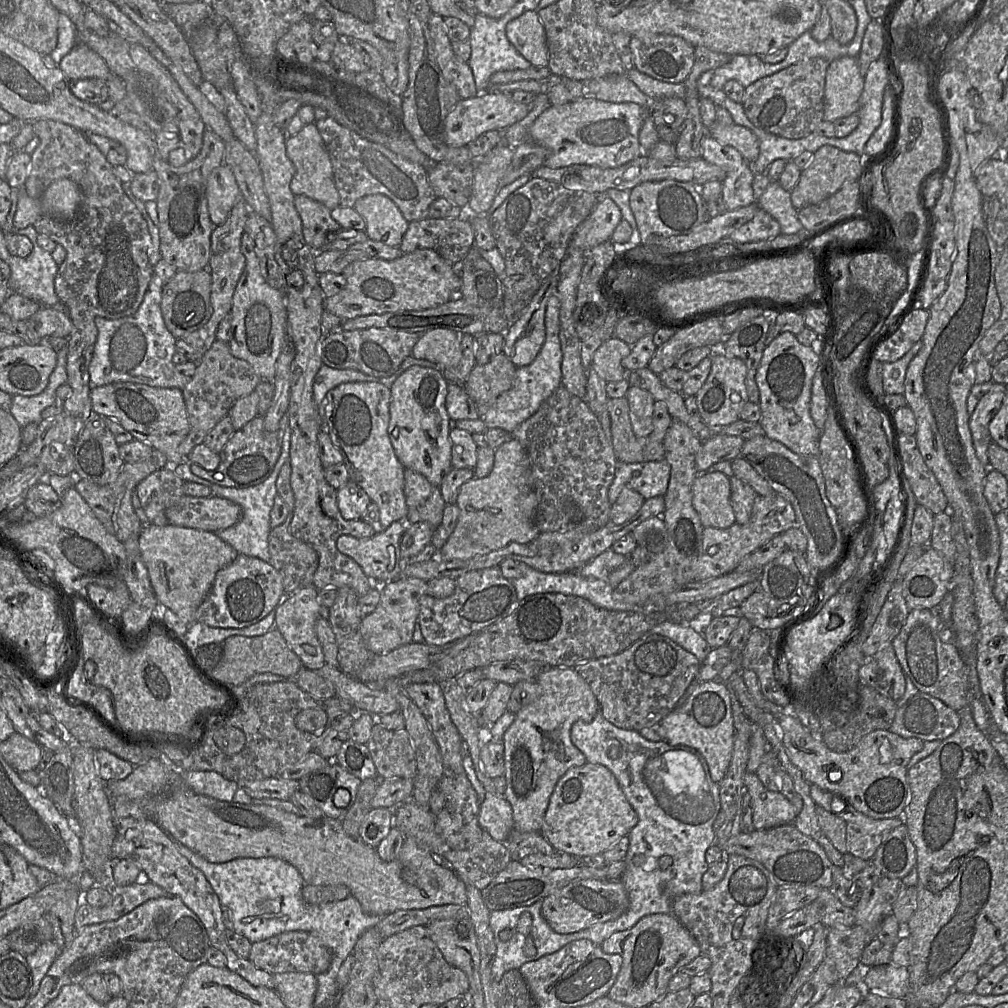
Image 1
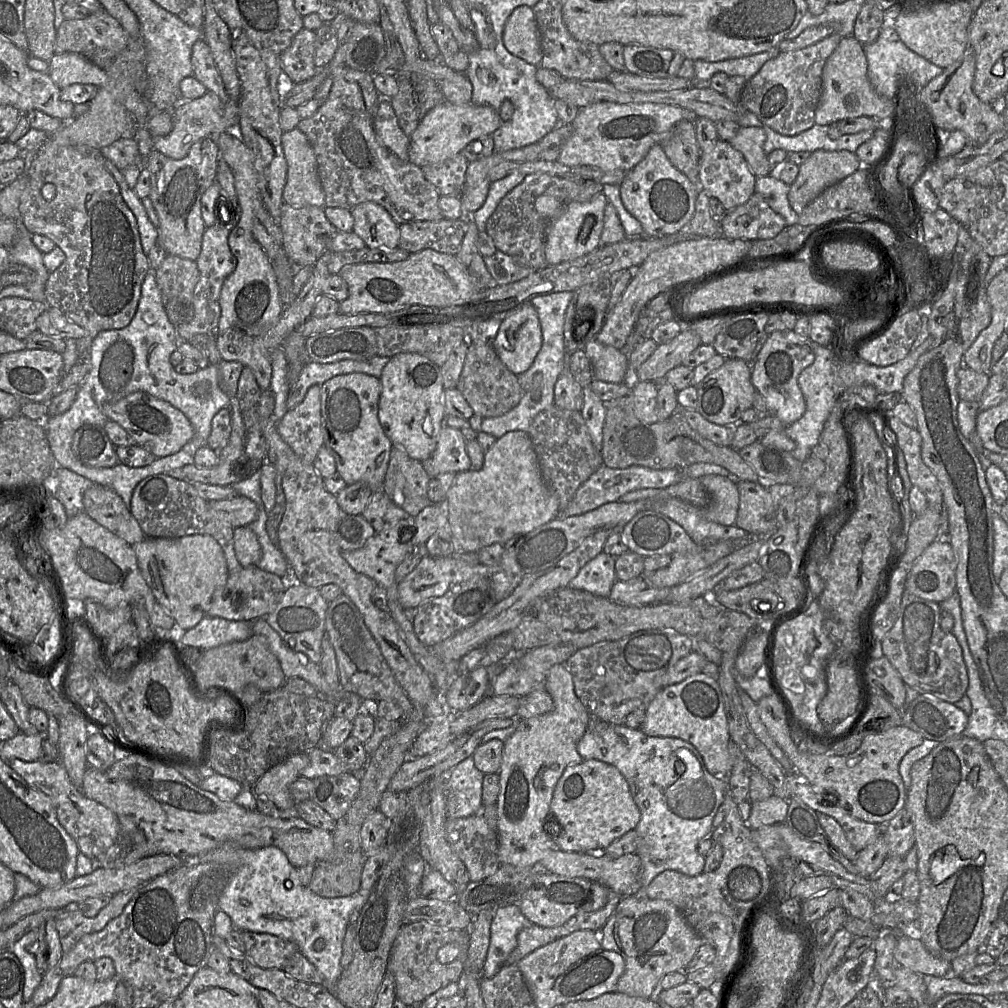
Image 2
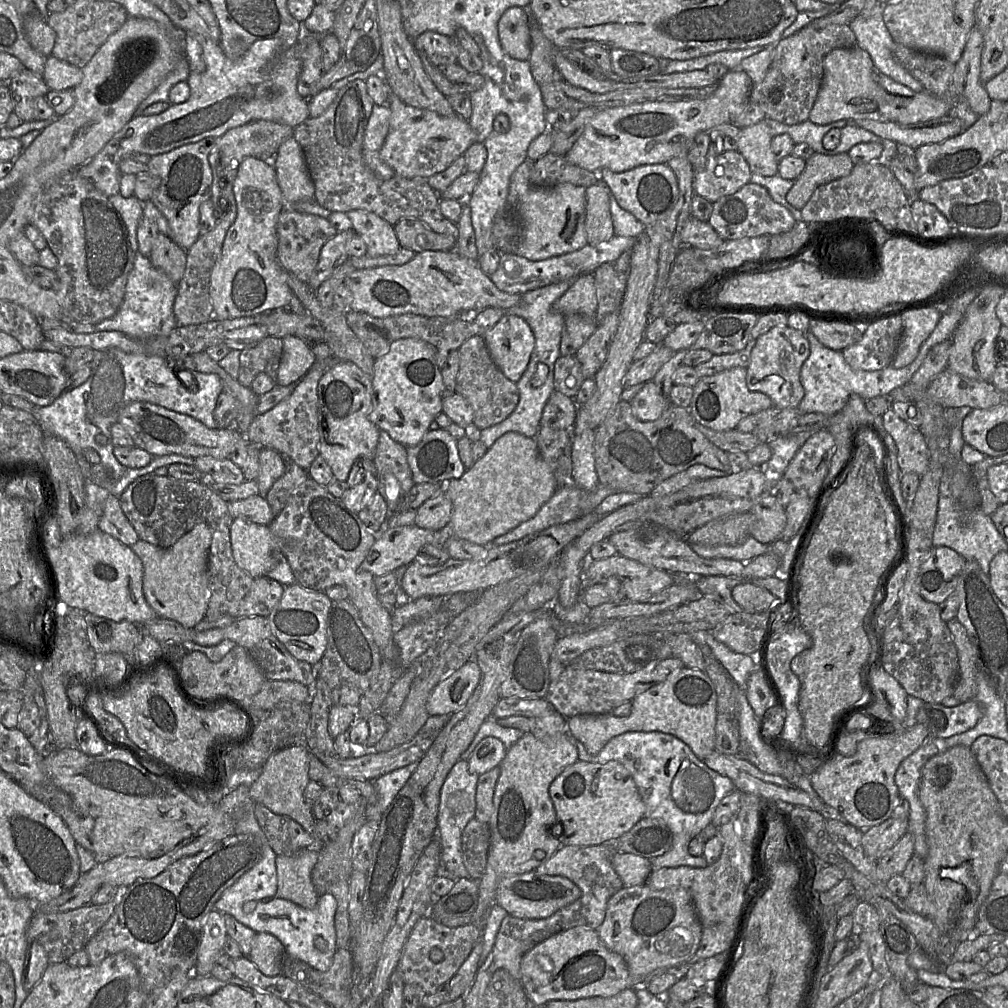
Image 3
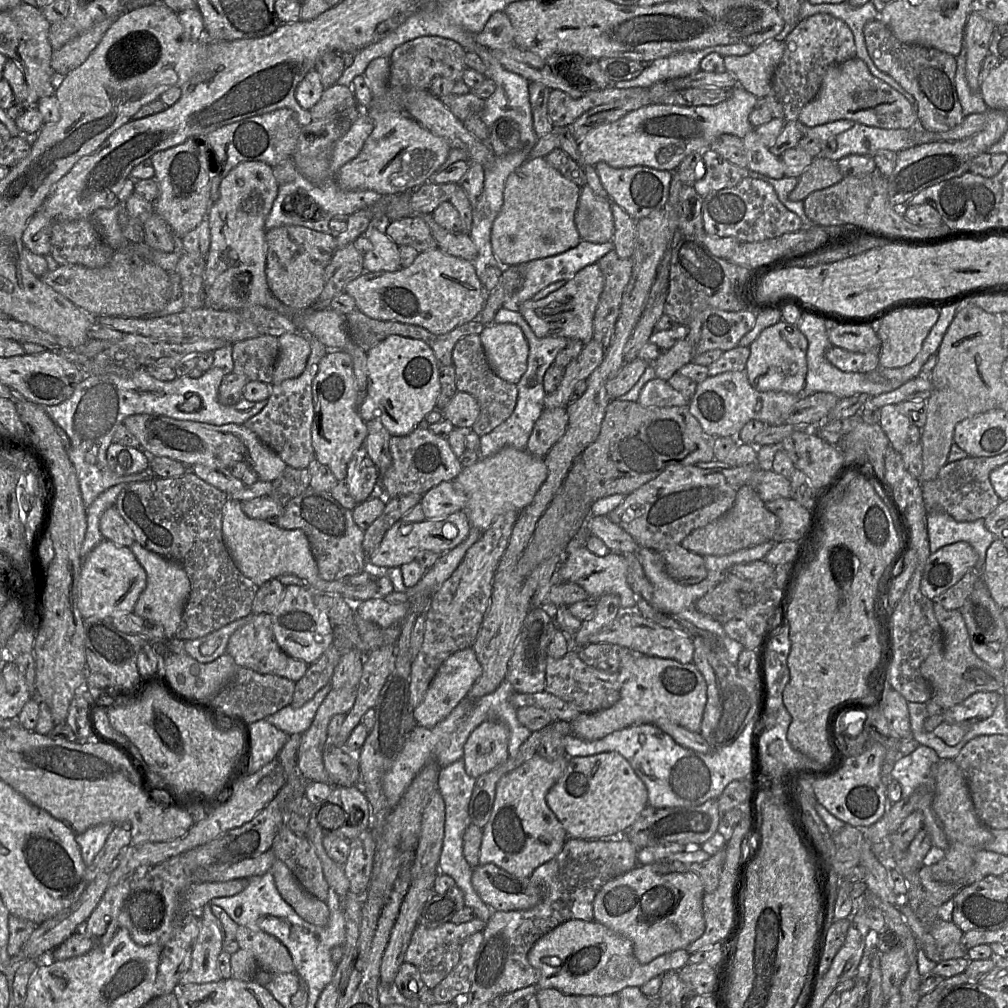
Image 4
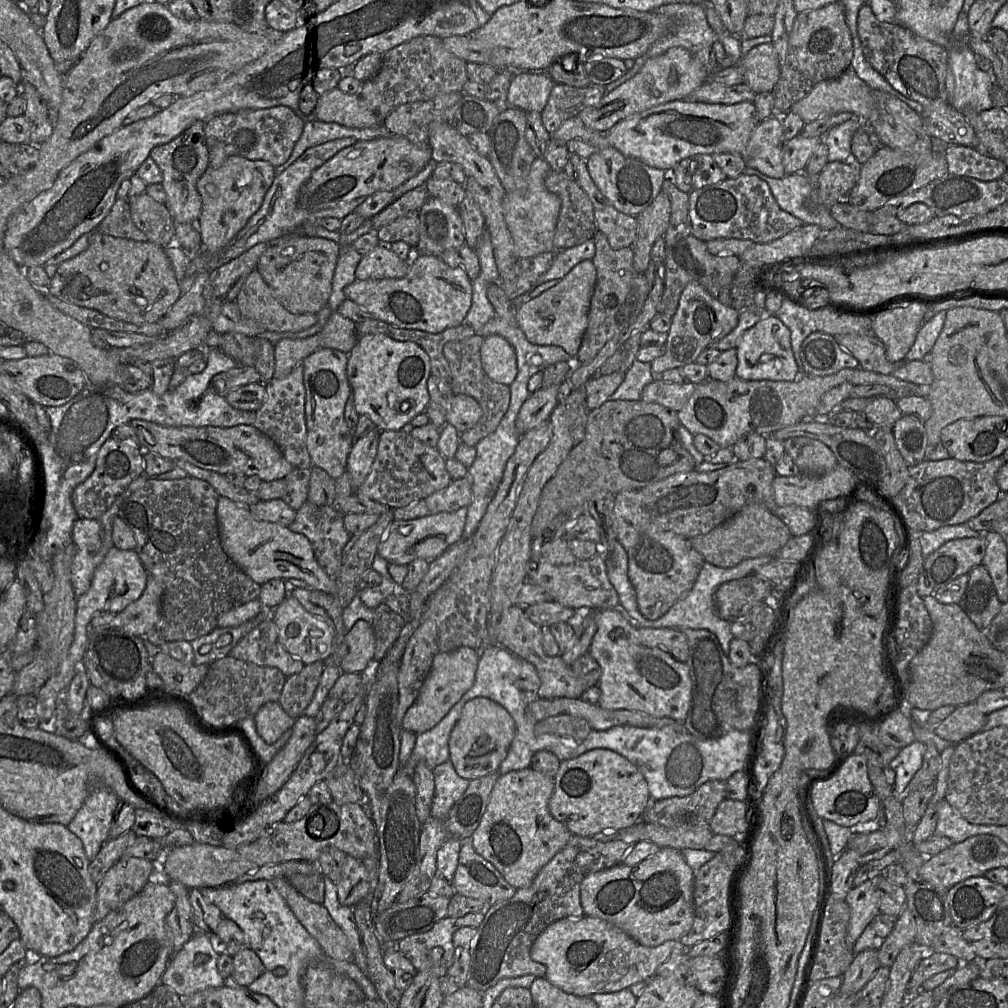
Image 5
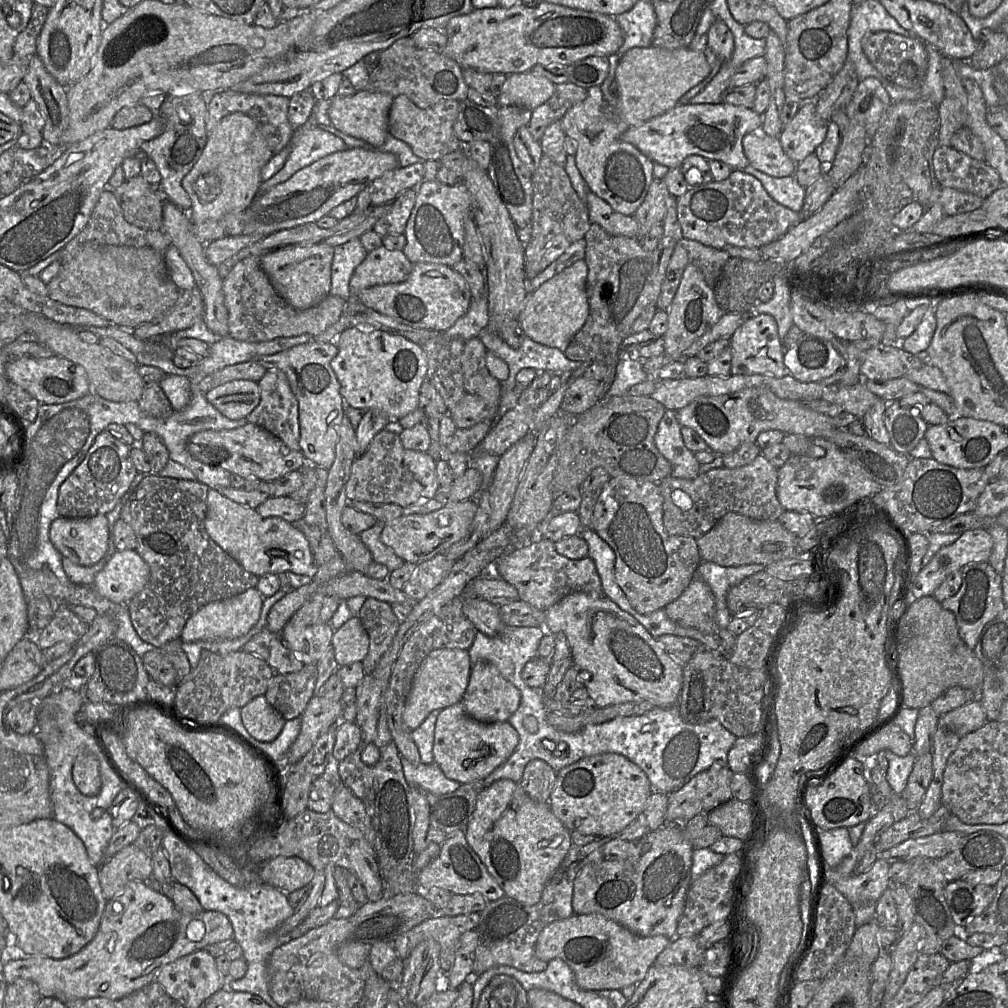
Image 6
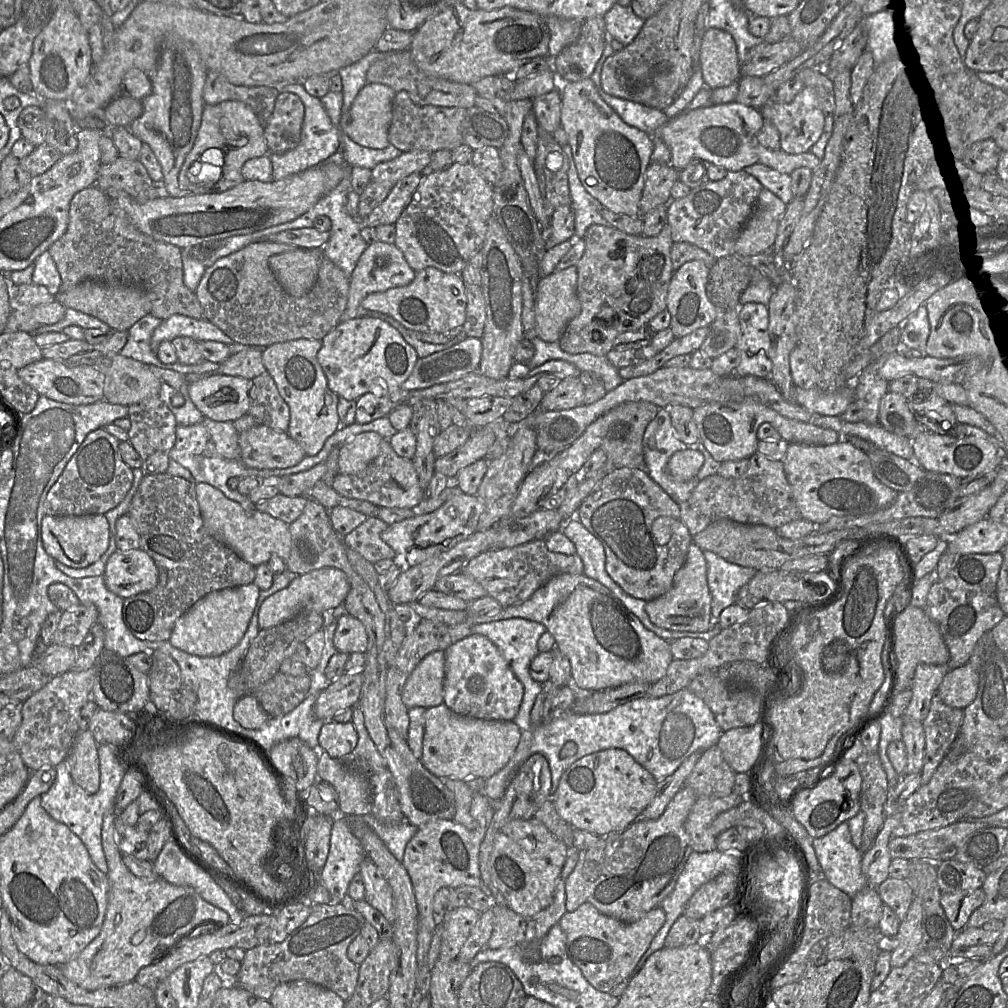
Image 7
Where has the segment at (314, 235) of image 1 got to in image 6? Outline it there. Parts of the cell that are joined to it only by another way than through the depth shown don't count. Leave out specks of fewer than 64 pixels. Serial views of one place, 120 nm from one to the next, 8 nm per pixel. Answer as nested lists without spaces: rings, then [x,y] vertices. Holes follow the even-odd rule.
[[[323,242],[312,245],[287,246],[260,257],[260,266],[276,293],[296,310],[317,306],[330,295],[334,247]]]

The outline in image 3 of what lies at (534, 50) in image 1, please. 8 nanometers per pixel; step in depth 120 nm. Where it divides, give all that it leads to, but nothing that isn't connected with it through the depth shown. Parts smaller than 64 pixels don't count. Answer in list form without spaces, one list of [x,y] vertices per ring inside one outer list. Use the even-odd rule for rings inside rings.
[[[511,7],[500,17],[497,29],[502,49],[511,58],[528,61],[531,53],[531,15],[527,8]]]

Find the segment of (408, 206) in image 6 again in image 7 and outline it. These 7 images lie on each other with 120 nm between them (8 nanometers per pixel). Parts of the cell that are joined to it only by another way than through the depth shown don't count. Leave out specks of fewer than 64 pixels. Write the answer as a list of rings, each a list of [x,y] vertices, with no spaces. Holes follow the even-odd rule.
[[[413,173],[398,181],[386,199],[361,220],[362,226],[375,229],[380,225],[394,225],[410,203],[415,189],[422,181],[421,173]]]

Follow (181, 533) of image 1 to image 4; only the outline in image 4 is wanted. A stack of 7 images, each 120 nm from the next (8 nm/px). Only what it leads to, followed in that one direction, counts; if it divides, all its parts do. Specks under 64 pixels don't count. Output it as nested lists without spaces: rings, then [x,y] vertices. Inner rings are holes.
[[[136,541],[129,547],[146,572],[146,587],[140,594],[133,613],[164,628],[166,639],[175,636],[190,594],[190,581],[184,568],[176,561],[143,548]]]

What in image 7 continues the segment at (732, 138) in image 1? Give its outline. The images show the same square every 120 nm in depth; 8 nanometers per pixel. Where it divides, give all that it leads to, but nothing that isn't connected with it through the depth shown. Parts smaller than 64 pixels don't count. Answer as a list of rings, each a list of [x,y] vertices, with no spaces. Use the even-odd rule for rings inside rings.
[[[756,137],[753,141],[753,149],[758,155],[760,164],[781,174],[790,175],[794,170],[801,167],[807,167],[813,171],[821,161],[810,152],[794,155],[787,154],[781,149],[776,151],[767,149],[759,144]]]

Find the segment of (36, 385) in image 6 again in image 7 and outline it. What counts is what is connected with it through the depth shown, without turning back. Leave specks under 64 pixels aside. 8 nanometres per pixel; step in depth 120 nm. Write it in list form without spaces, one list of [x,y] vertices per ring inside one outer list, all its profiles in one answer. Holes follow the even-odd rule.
[[[43,358],[18,370],[19,377],[39,395],[72,405],[92,404],[104,399],[104,375],[92,365],[72,364]]]

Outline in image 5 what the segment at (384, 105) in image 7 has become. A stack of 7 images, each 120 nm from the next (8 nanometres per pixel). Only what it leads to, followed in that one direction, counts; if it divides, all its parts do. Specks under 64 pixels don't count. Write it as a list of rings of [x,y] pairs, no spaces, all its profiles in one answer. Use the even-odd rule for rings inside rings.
[[[339,88],[319,98],[314,116],[322,122],[357,129],[375,127],[383,122],[367,107],[360,95],[347,94]]]

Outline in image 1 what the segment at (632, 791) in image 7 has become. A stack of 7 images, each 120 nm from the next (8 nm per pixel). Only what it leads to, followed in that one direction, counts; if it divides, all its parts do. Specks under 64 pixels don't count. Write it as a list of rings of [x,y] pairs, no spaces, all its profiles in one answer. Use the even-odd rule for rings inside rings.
[[[587,762],[583,766],[570,768],[565,773],[565,775],[558,781],[544,816],[541,833],[545,837],[545,839],[553,846],[556,852],[565,852],[578,859],[596,859],[596,861],[601,862],[600,856],[605,851],[610,849],[613,845],[615,845],[621,838],[628,836],[630,831],[636,826],[637,823],[638,823],[638,815],[636,811],[633,809],[633,807],[630,805],[628,800],[626,799],[623,791],[621,790],[612,772],[603,765],[591,764]]]

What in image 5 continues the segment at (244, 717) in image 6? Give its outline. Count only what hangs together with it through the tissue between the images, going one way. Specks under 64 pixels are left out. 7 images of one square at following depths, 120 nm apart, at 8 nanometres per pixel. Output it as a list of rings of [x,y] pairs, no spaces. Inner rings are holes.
[[[267,702],[262,705],[253,719],[257,734],[267,744],[275,743],[295,722],[278,702]]]

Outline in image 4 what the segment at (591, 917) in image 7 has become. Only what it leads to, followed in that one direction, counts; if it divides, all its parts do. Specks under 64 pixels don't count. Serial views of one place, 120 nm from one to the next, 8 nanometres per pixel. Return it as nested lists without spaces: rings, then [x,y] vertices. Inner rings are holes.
[[[569,920],[557,926],[541,937],[530,949],[527,959],[531,966],[541,973],[540,980],[535,985],[538,989],[557,989],[566,995],[575,996],[607,996],[618,994],[626,987],[641,987],[656,976],[662,976],[668,971],[678,971],[689,960],[686,949],[678,949],[656,957],[647,964],[641,964],[634,955],[632,942],[615,933],[597,921]]]

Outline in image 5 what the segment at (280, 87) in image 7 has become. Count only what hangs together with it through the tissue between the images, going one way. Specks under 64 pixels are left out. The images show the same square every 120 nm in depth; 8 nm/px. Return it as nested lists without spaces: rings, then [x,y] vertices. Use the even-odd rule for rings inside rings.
[[[340,138],[308,148],[292,165],[288,166],[273,180],[268,189],[260,208],[255,212],[246,225],[238,232],[235,239],[225,248],[217,252],[207,252],[203,248],[190,260],[183,279],[179,282],[181,294],[187,292],[196,277],[203,272],[211,272],[217,267],[238,257],[251,247],[262,242],[271,242],[285,235],[304,235],[310,237],[327,238],[339,244],[339,231],[329,231],[322,227],[319,222],[313,222],[314,213],[298,206],[301,187],[310,179],[312,173],[325,162],[333,158],[341,150],[358,142],[355,138]]]

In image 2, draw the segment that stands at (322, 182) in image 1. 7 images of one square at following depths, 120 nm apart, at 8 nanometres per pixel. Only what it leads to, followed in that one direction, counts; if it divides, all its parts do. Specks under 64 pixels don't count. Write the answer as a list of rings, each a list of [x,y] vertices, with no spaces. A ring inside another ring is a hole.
[[[298,128],[284,132],[281,139],[287,162],[287,180],[283,202],[294,208],[315,206],[324,209],[325,192],[319,175],[314,150]]]

